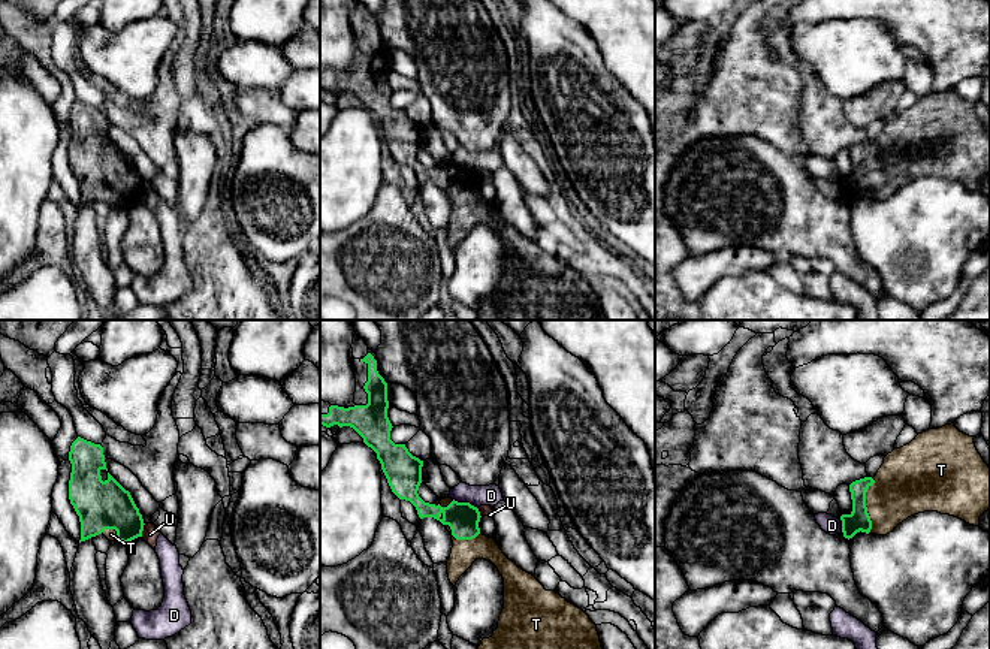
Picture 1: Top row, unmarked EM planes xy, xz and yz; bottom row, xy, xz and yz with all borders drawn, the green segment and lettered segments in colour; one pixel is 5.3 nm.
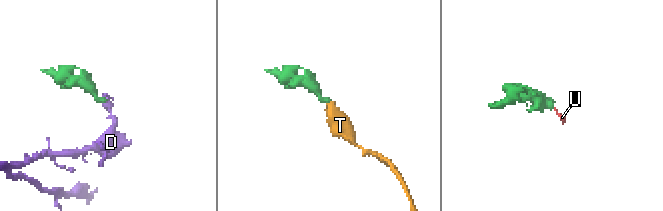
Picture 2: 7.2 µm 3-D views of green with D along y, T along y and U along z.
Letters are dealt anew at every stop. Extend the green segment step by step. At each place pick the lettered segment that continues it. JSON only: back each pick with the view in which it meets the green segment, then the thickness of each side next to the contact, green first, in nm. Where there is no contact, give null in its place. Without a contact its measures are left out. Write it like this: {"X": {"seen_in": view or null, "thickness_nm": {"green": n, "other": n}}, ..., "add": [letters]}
{"T": {"seen_in": "yz", "thickness_nm": {"green": 120, "other": 340}}, "add": ["T"]}

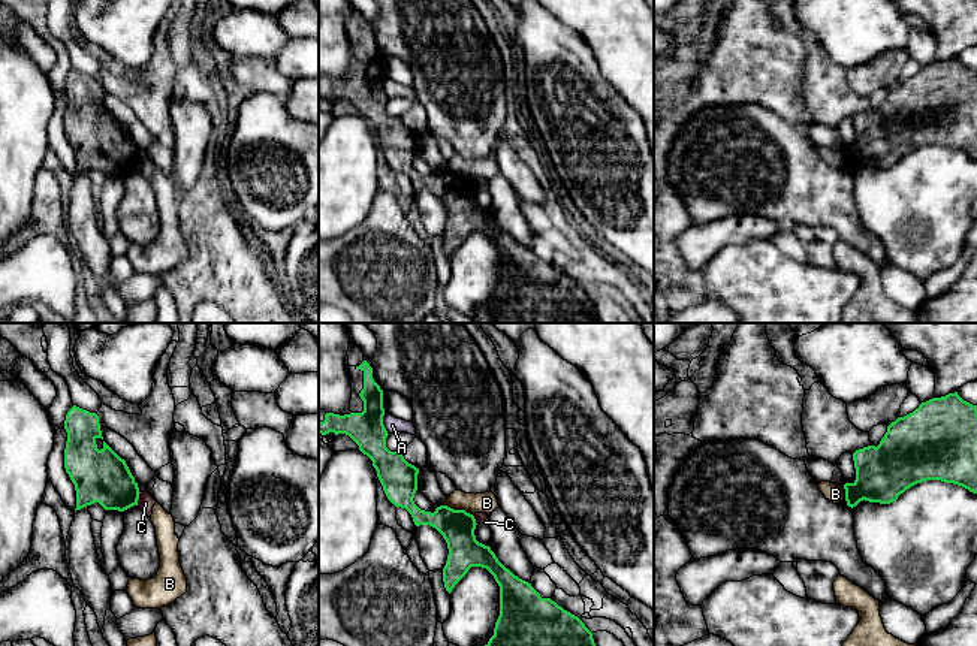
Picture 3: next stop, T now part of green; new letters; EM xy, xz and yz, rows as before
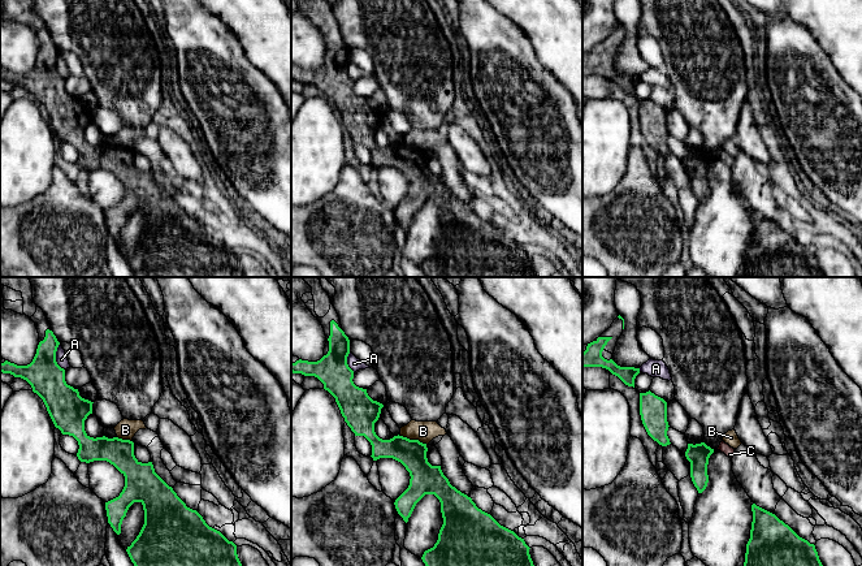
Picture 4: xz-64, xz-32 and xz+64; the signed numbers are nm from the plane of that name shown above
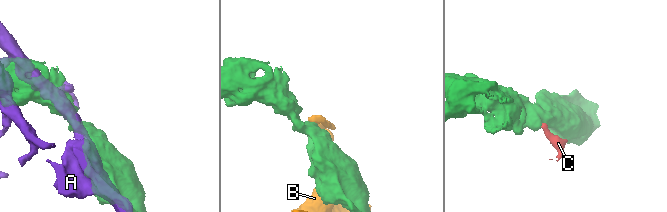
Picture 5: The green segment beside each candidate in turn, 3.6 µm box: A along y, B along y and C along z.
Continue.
{"add": []}

